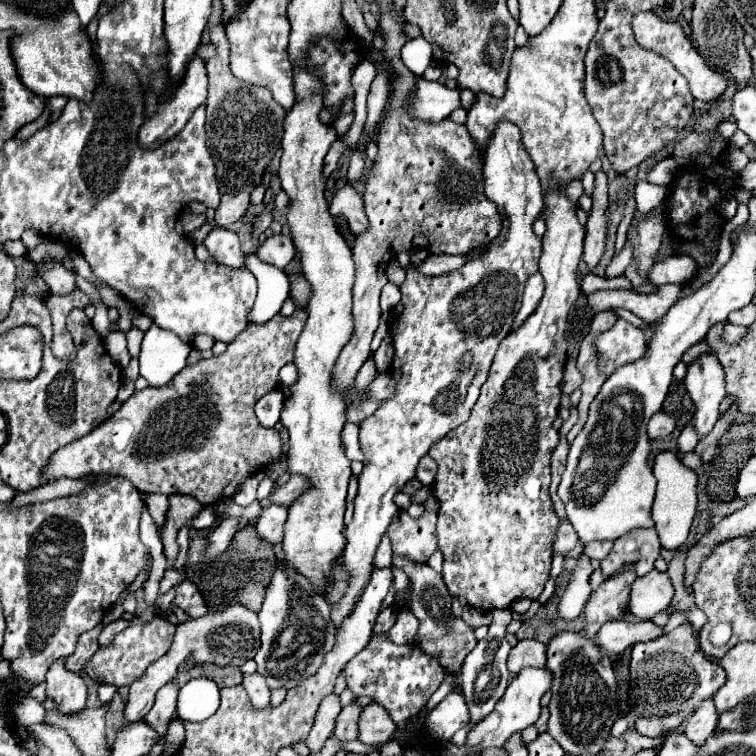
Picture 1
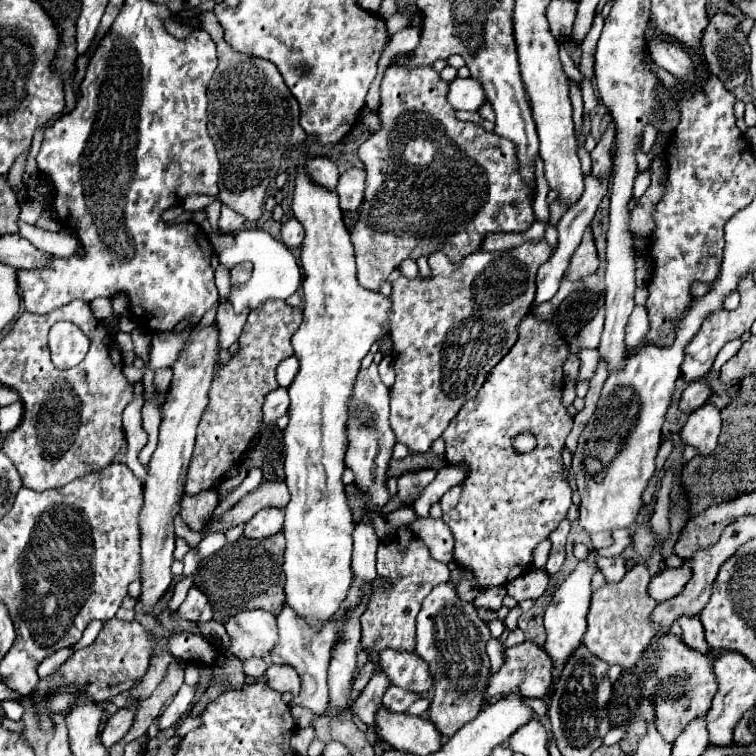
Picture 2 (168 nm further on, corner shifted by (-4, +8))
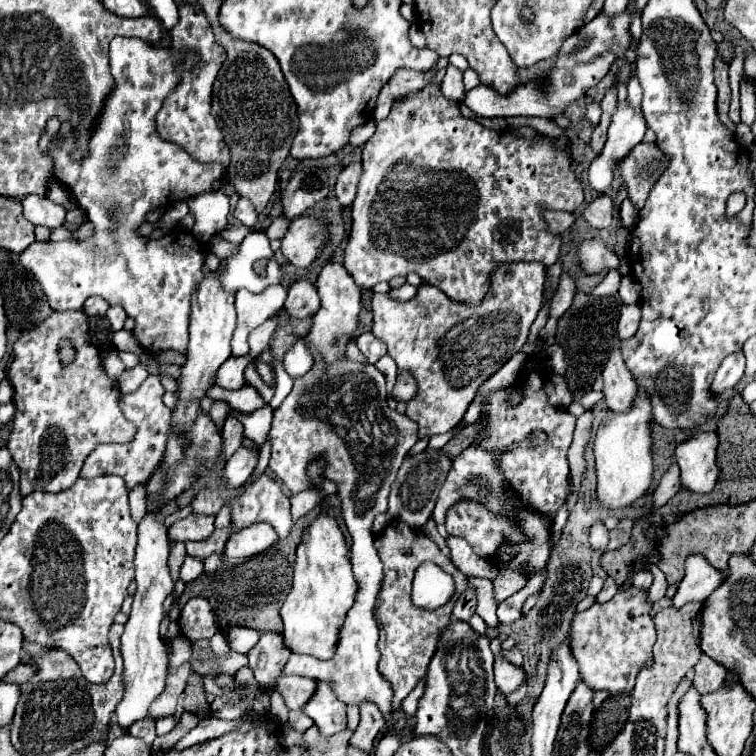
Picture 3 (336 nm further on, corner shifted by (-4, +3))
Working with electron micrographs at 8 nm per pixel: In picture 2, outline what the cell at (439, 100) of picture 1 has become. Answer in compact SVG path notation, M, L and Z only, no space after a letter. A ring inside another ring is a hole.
M454 78L448 82L446 100L454 110L478 110L484 102L484 90L474 78Z

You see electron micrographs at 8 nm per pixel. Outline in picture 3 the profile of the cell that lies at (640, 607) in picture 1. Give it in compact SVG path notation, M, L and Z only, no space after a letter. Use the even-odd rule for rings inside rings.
M690 555L686 559L686 577L682 579L682 583L678 585L678 591L672 599L674 607L682 607L686 603L700 603L704 605L704 601L710 597L710 593L714 589L718 589L724 581L724 573L714 569L704 557L698 555Z

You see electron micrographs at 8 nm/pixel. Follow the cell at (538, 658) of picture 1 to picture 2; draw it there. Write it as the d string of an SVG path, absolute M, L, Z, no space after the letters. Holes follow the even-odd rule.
M526 640L526 642L516 644L516 646L512 646L512 648L506 650L506 662L504 662L504 666L490 680L488 700L494 702L500 696L506 696L506 694L510 694L510 692L514 692L518 688L520 688L522 696L546 700L550 684L552 684L552 676L554 676L554 664L552 664L550 656L546 656L546 650L542 646L538 646L534 640Z

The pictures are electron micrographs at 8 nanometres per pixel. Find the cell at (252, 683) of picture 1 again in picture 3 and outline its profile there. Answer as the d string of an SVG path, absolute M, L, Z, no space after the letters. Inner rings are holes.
M282 675L278 679L278 691L286 701L288 709L302 709L306 701L314 695L316 681L310 677L300 677L300 675Z

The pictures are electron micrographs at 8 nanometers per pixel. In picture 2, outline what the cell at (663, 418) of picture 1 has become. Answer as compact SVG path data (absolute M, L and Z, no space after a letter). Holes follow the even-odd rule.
M692 382L686 386L686 390L682 392L682 398L678 402L678 408L682 412L690 412L700 408L712 394L712 388L708 382Z

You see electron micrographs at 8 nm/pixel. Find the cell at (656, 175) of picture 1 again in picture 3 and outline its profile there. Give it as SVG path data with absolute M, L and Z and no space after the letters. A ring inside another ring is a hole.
M624 199L620 205L620 219L622 219L624 227L628 227L628 229L632 229L634 223L638 221L638 211L632 209L632 203L628 199Z

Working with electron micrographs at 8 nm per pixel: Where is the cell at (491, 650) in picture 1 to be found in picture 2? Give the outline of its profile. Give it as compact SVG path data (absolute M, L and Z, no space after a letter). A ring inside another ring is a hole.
M490 638L486 644L486 654L490 658L490 676L494 676L494 672L498 672L498 668L502 666L502 660L506 656L506 646L502 638Z

